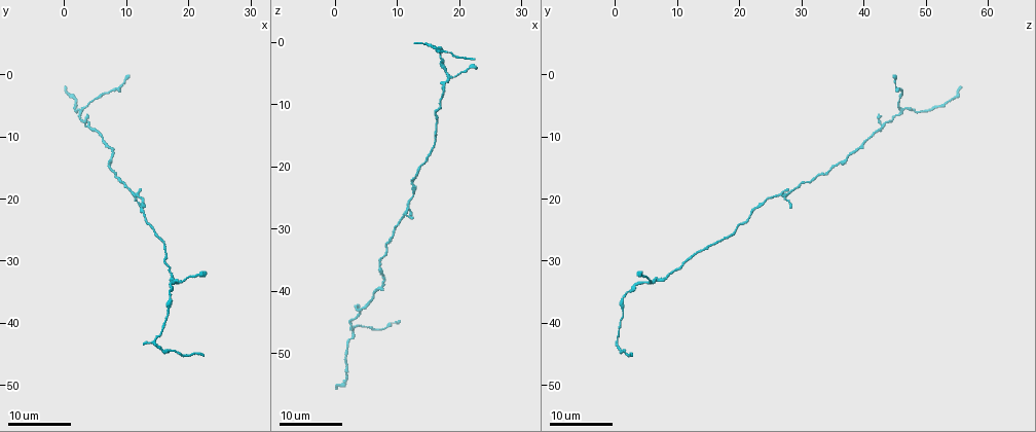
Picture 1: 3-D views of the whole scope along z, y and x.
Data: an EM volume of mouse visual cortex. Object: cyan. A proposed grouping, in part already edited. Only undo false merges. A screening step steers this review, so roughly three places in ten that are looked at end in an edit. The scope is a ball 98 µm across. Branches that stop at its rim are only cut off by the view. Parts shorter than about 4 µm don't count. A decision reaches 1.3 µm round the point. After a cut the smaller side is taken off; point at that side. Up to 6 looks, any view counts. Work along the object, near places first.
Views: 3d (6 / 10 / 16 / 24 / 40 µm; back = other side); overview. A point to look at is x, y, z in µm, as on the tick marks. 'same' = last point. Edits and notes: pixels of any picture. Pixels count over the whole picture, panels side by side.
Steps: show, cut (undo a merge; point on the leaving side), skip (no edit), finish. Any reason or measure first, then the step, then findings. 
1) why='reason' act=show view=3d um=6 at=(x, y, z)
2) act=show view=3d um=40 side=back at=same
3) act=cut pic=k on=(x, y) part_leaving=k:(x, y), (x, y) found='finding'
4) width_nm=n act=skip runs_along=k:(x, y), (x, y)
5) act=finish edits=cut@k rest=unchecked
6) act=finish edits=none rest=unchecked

why='looks like a crossing' act=show view=3d um=24 at=(18.5, 33.5, 6.0)

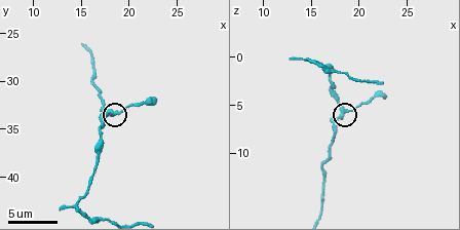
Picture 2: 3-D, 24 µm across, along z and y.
act=show view=3d um=6 at=(18.8, 33.4, 5.4)

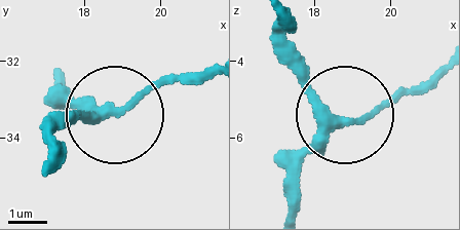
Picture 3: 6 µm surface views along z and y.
arms=4 act=skip runs_along=3:(292, 206), (295, 167), (331, 128), (438, 79) found='one neuron here'

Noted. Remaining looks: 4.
why='three arms meet' act=show view=3d um=16 at=(15.2, 43.6, 0.4)

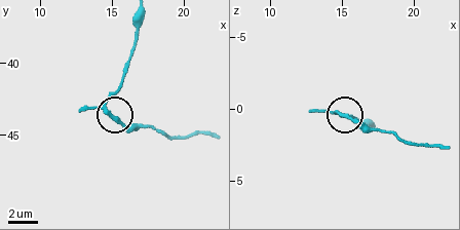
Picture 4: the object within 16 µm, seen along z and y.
arms=3 act=skip runs_along=4:(139, 17), (125, 77), (107, 103), (120, 121), (138, 127) found='all the same neuron'

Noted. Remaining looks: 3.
why='thin arm on a thick one' act=show view=3d um=24 at=(3.0, 5.5, 46.0)

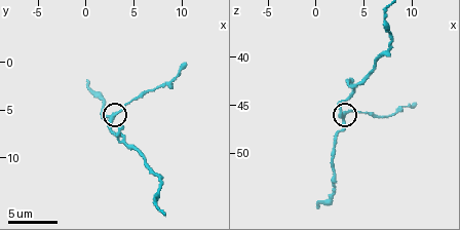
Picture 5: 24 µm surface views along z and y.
act=show view=3d um=10 at=(3.0, 5.6, 46.0)

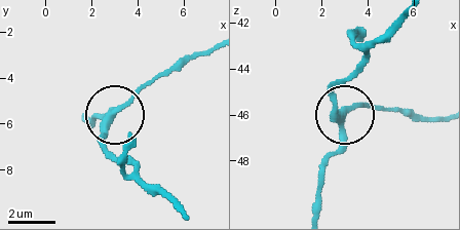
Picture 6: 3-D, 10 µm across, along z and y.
act=show view=3d um=10 side=back at=(2.9, 5.5, 45.9)

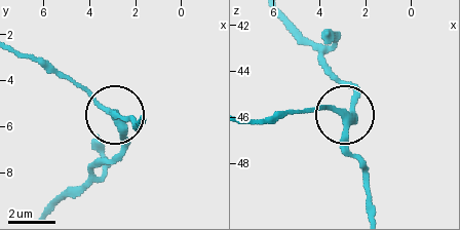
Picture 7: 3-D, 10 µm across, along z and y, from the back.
act=skip runs_along=7:(288, 22), (352, 98), (346, 116), (296, 110) found='continuous, no second neuron'

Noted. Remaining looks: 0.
act=finish edits=none rest=unchecked

